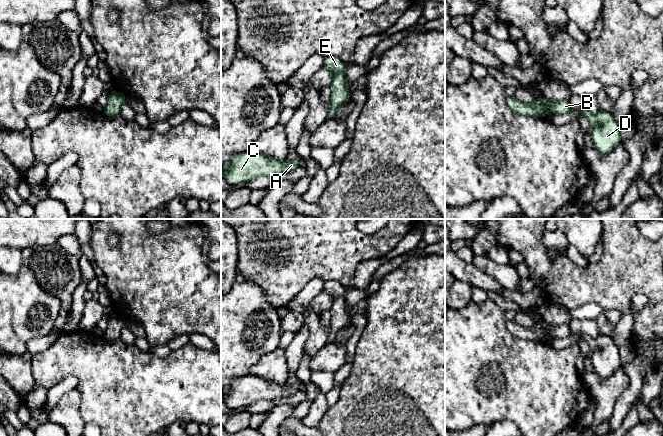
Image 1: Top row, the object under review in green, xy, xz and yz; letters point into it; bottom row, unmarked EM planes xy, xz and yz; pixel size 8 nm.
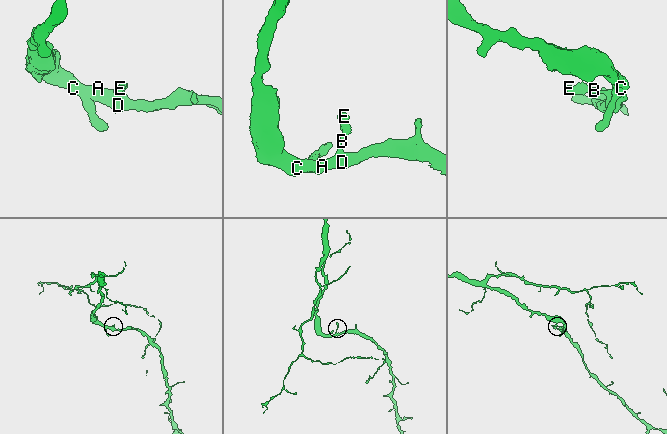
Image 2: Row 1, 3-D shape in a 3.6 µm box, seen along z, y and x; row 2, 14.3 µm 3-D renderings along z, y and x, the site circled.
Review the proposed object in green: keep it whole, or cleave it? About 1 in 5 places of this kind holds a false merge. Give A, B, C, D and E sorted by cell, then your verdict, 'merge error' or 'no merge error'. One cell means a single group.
groups A B C D E; no merge error

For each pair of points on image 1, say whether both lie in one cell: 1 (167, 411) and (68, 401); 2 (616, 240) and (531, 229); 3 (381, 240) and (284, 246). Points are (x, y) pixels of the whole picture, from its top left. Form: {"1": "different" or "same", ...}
{"1": "different", "2": "same", "3": "same"}

